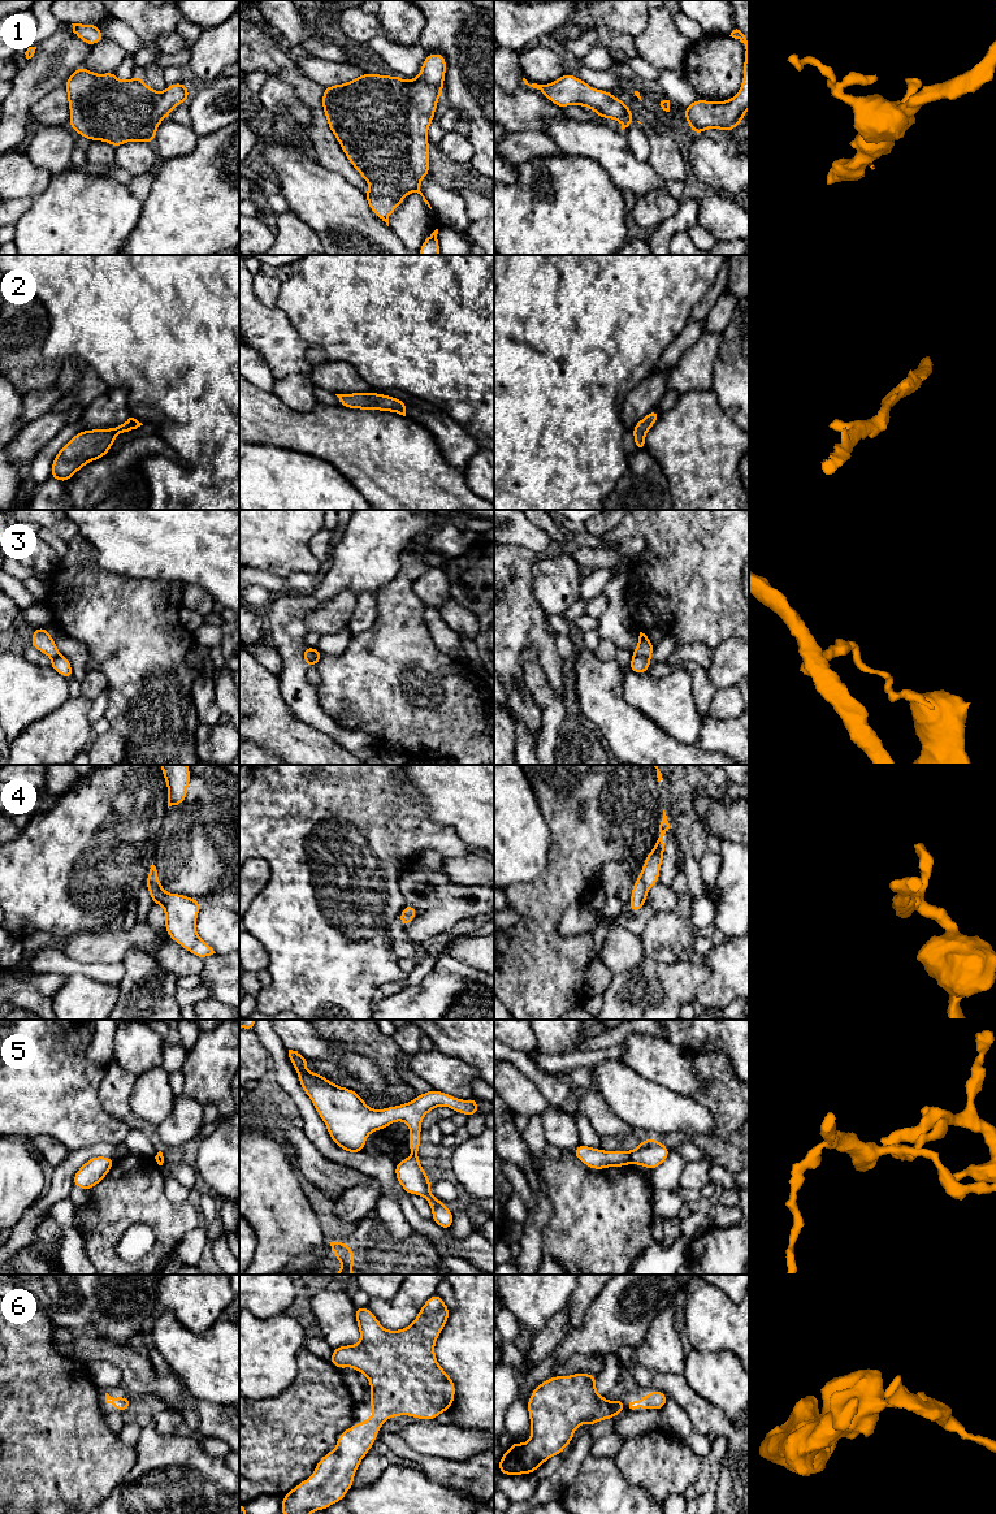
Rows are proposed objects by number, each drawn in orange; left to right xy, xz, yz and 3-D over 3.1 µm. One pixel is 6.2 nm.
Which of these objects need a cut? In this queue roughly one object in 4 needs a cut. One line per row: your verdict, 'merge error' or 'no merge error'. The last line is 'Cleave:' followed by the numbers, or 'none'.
1: no merge error
2: no merge error
3: merge error
4: no merge error
5: merge error
6: no merge error
Cleave: 3, 5

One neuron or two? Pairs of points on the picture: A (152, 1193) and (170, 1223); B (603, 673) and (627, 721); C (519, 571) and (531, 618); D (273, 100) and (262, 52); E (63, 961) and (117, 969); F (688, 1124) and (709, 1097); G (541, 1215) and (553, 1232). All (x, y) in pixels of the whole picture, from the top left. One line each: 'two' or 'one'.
A: one
B: one
C: one
D: two
E: one
F: two
G: two

